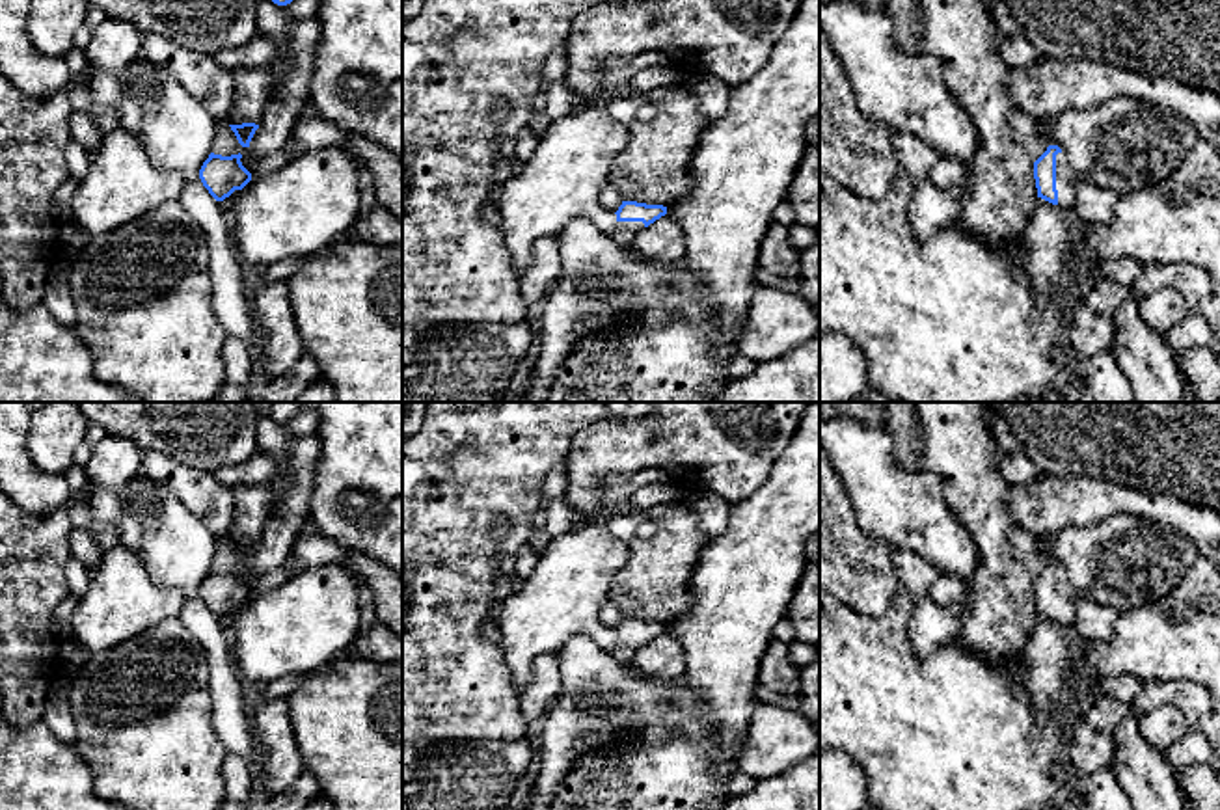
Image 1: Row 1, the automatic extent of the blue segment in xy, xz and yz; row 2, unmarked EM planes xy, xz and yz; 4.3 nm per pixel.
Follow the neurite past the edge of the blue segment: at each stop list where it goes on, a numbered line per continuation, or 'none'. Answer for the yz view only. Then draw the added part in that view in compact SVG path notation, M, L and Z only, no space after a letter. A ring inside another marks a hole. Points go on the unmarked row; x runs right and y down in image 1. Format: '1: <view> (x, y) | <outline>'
1: yz (1064, 589) | M1064 570L1056 572L1056 607L1058 607L1058 626L1064 629L1067 639L1075 637L1075 588Z

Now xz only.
1: xz (624, 648) | M617 639L611 655L620 663L630 663L631 657L644 646L643 639Z

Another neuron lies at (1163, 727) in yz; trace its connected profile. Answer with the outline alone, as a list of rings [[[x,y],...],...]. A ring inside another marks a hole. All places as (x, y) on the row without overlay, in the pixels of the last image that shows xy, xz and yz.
[[[1160,706],[1144,713],[1138,730],[1140,736],[1162,754],[1188,732],[1186,721],[1175,706]]]

